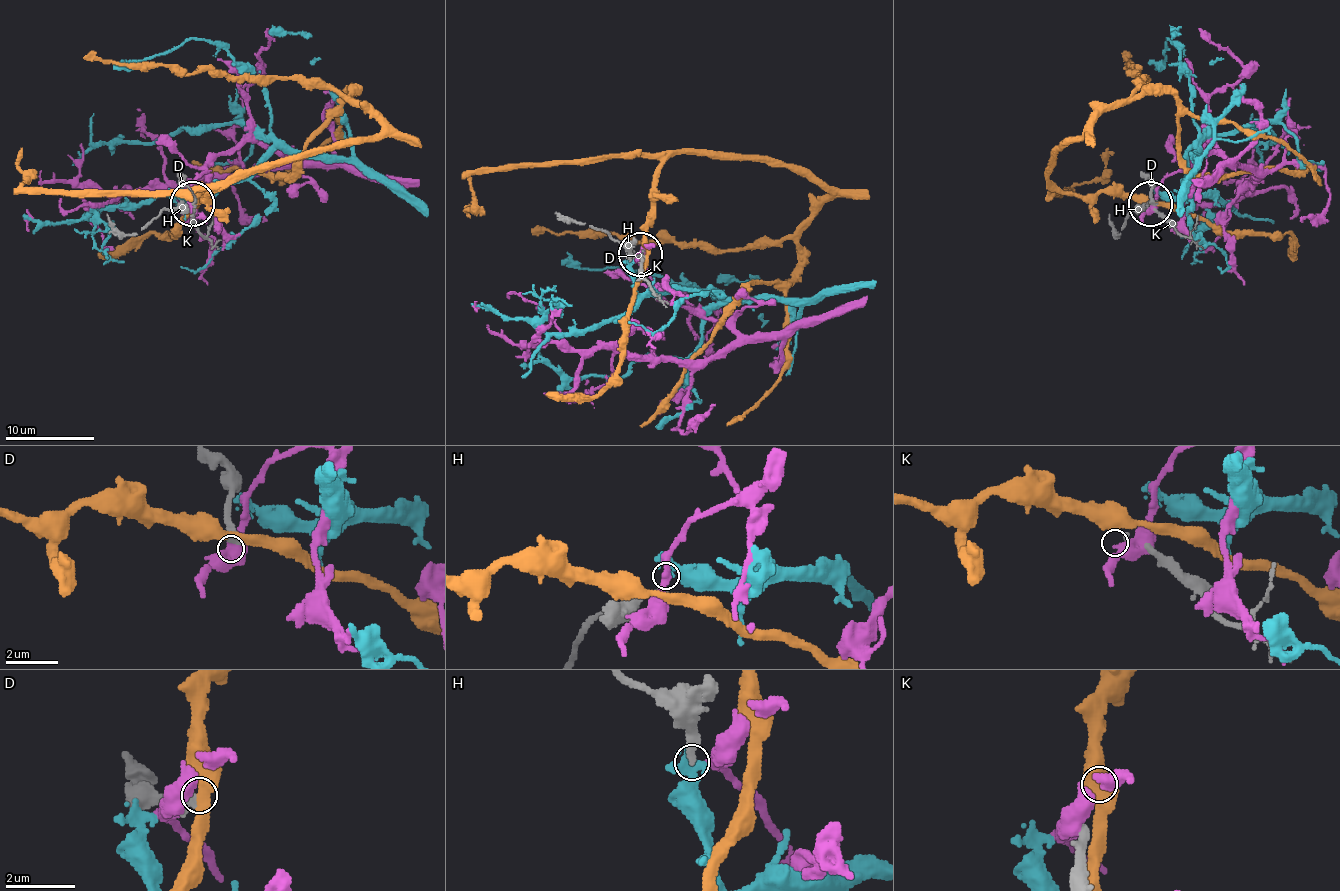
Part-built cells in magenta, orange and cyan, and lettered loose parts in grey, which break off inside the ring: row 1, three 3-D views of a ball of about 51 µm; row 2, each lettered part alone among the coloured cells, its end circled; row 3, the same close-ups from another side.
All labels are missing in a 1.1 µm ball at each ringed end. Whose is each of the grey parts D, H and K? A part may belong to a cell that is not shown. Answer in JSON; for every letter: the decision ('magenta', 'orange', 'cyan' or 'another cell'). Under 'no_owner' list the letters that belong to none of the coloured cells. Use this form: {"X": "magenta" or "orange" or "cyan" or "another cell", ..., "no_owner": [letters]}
{"D": "another cell", "H": "cyan", "K": "another cell", "no_owner": ["D", "K"]}

